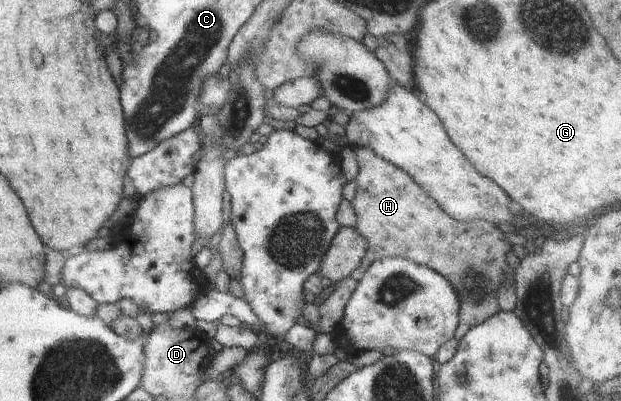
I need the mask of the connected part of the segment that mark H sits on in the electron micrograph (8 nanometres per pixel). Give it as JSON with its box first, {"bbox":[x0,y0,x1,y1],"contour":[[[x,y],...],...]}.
{"bbox":[350,150,513,341],"contour":[[[353,150],[360,170],[355,198],[350,203],[357,215],[357,232],[365,238],[367,250],[352,277],[361,281],[367,267],[383,257],[411,258],[418,265],[436,270],[456,290],[460,321],[454,338],[460,341],[469,329],[500,311],[497,291],[512,282],[507,275],[506,258],[507,253],[513,252],[513,245],[506,241],[500,228],[485,220],[457,222],[447,216],[404,170],[372,150]]]}

